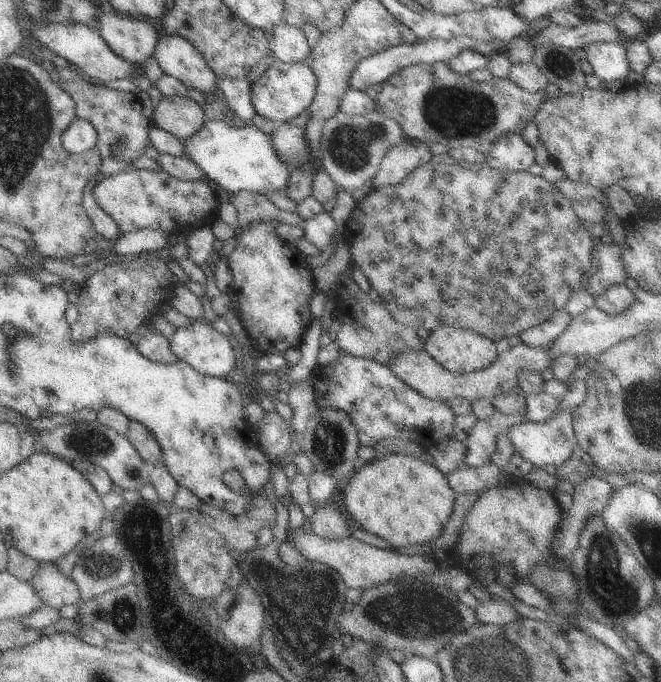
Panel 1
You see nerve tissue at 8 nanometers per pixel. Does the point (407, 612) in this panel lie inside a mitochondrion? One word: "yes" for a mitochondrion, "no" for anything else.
yes

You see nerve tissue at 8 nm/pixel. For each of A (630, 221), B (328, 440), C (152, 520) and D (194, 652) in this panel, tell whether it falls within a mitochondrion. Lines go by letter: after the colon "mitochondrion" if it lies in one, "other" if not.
A: other
B: mitochondrion
C: other
D: other

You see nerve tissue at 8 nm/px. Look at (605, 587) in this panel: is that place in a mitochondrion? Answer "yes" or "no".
yes

